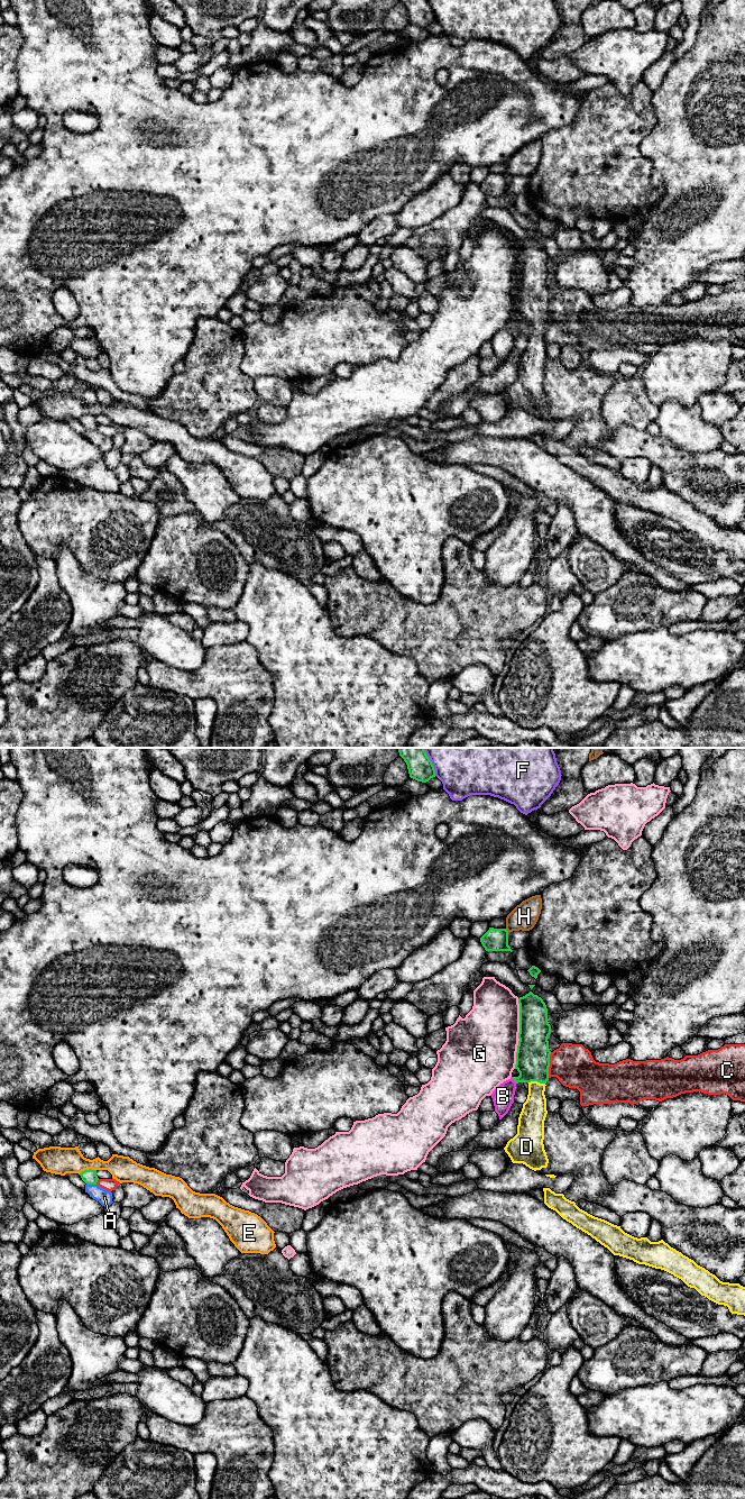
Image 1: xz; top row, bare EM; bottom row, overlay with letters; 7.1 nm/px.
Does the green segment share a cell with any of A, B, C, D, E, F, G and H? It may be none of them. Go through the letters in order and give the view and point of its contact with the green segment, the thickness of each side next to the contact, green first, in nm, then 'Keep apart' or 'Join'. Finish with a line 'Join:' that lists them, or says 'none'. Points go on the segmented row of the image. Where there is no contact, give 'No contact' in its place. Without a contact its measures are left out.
A: Touches green at xz (91, 1184). Thickness 100 nm (green) against 110 nm. Keep apart
B: Touches green at xz (514, 1080). Thickness 240 nm (green) against 160 nm. Keep apart
C: Touches green at xz (549, 1065). Thickness 240 nm (green) against 300 nm. Keep apart
D: Touches green at xz (536, 1080). Thickness 240 nm (green) against 180 nm. Join
E: Touches green at xz (86, 1170). Thickness 100 nm (green) against 200 nm. Keep apart
F: Touches green at xz (431, 761). Thickness 190 nm (green) against 500 nm. Keep apart
G: Touches green at xz (518, 1033). Thickness 240 nm (green) against 460 nm. Keep apart
H: Touches green at xz (506, 930). Thickness 160 nm (green) against 190 nm. Keep apart
Join: D

